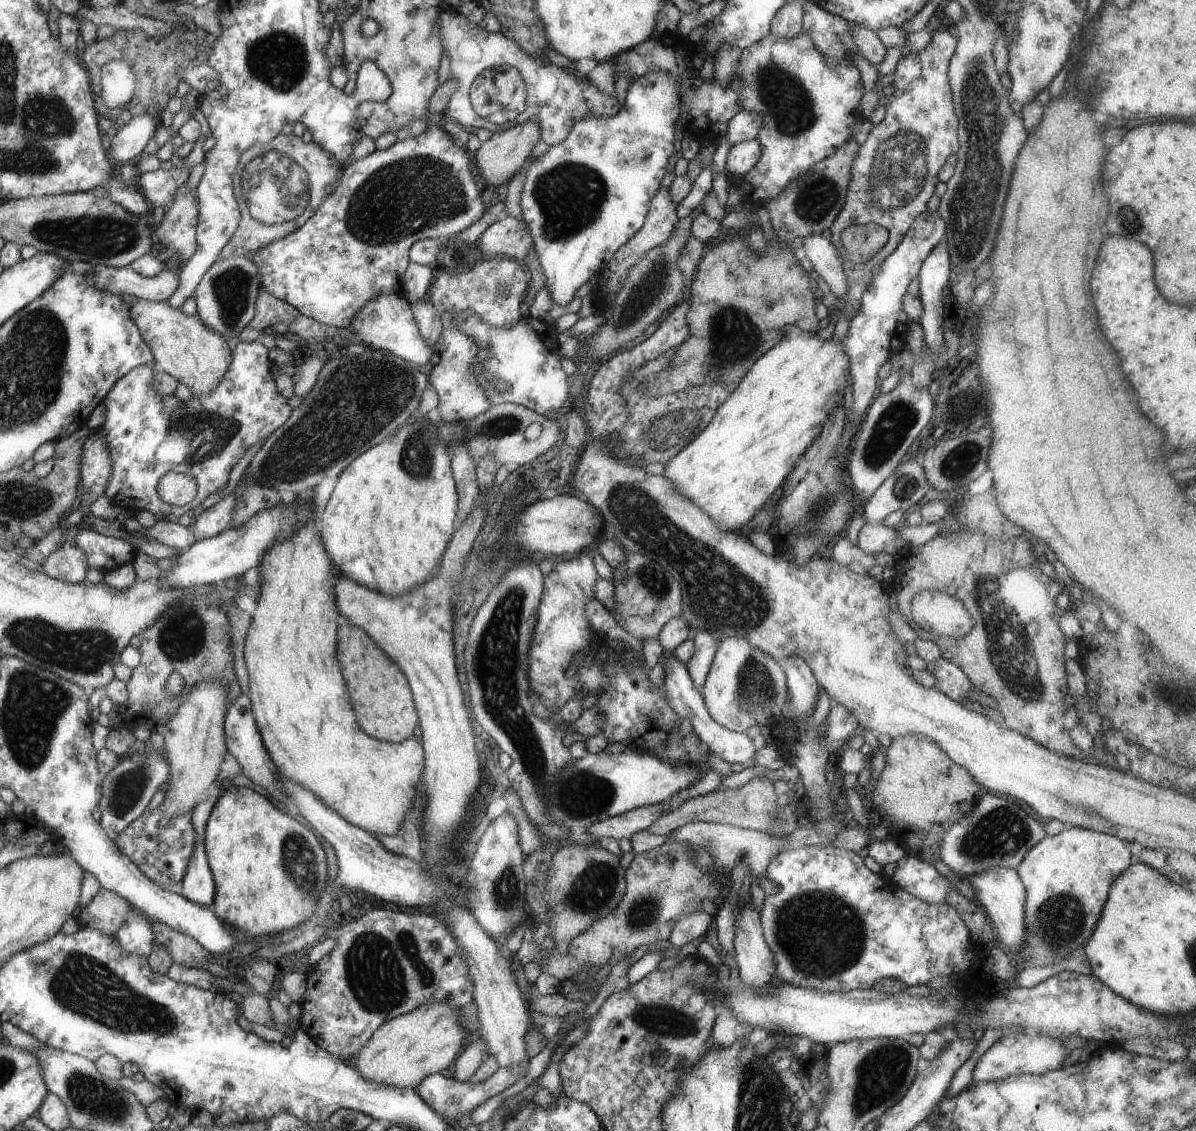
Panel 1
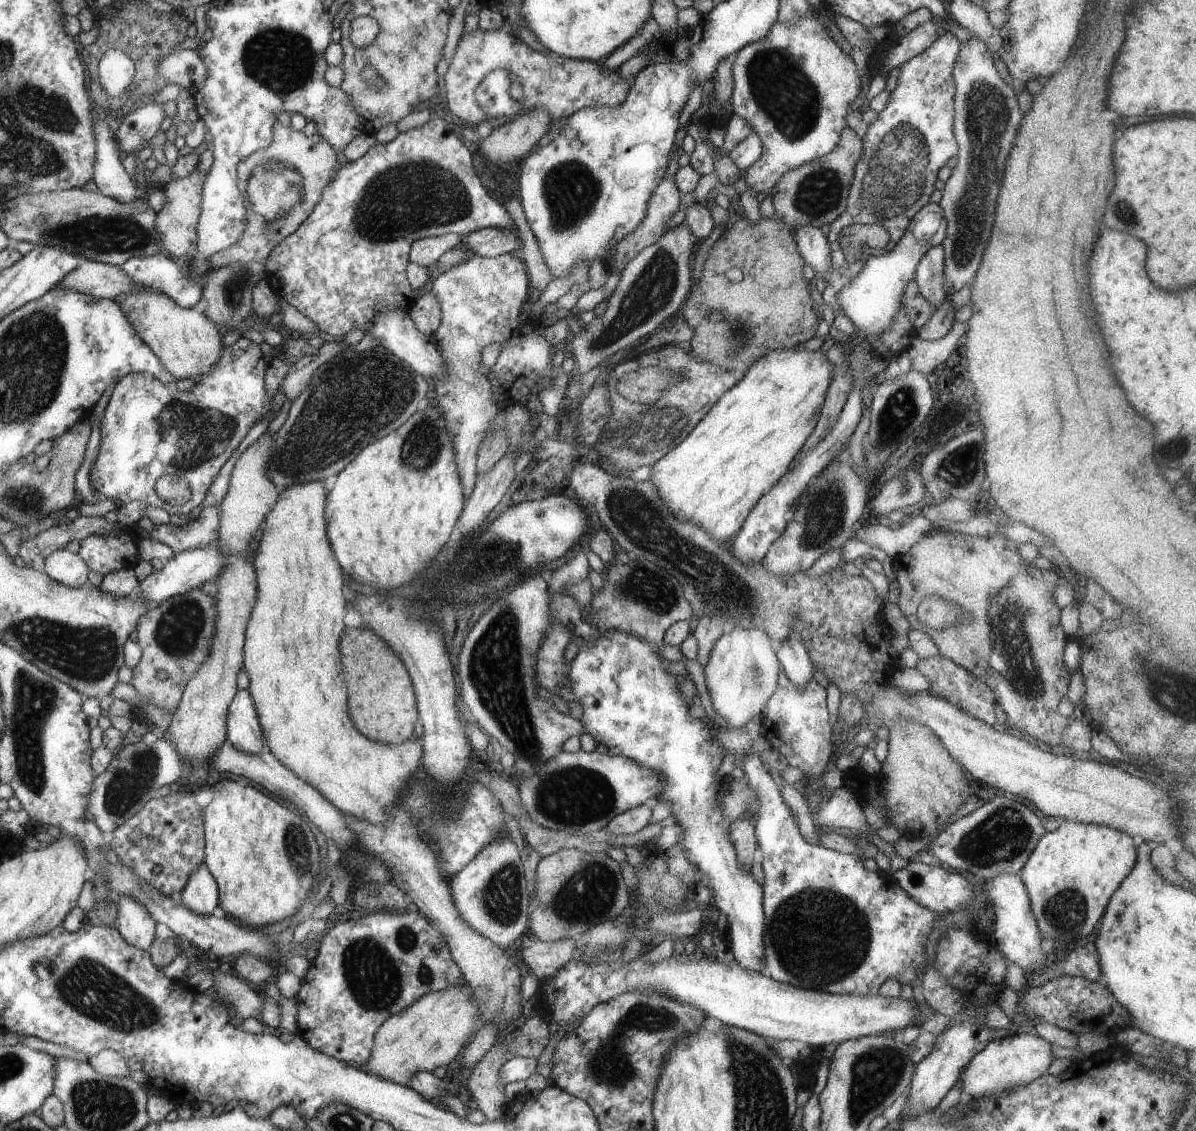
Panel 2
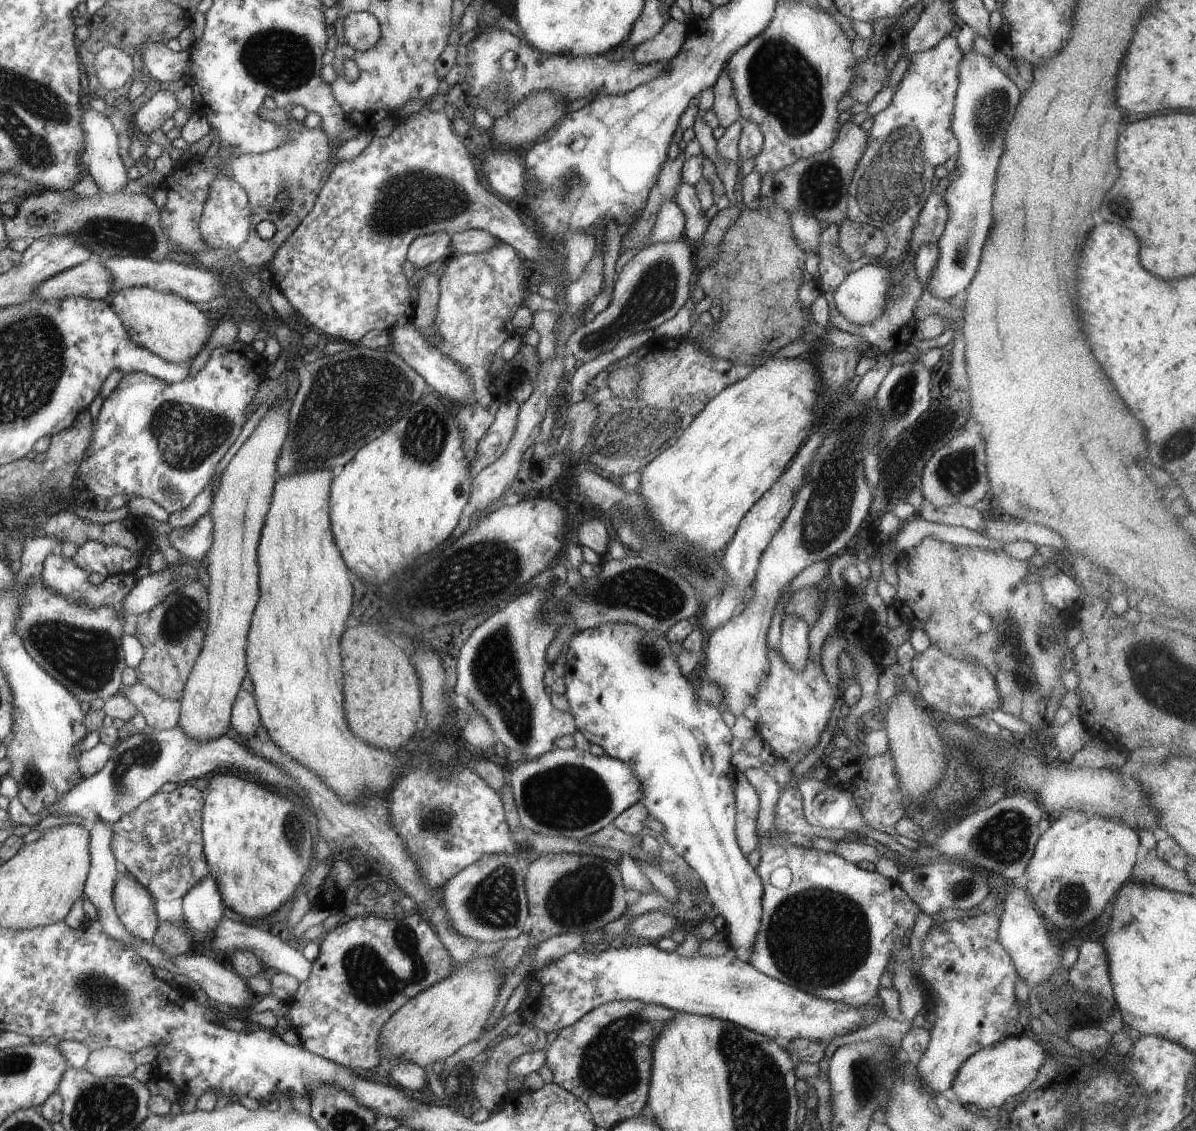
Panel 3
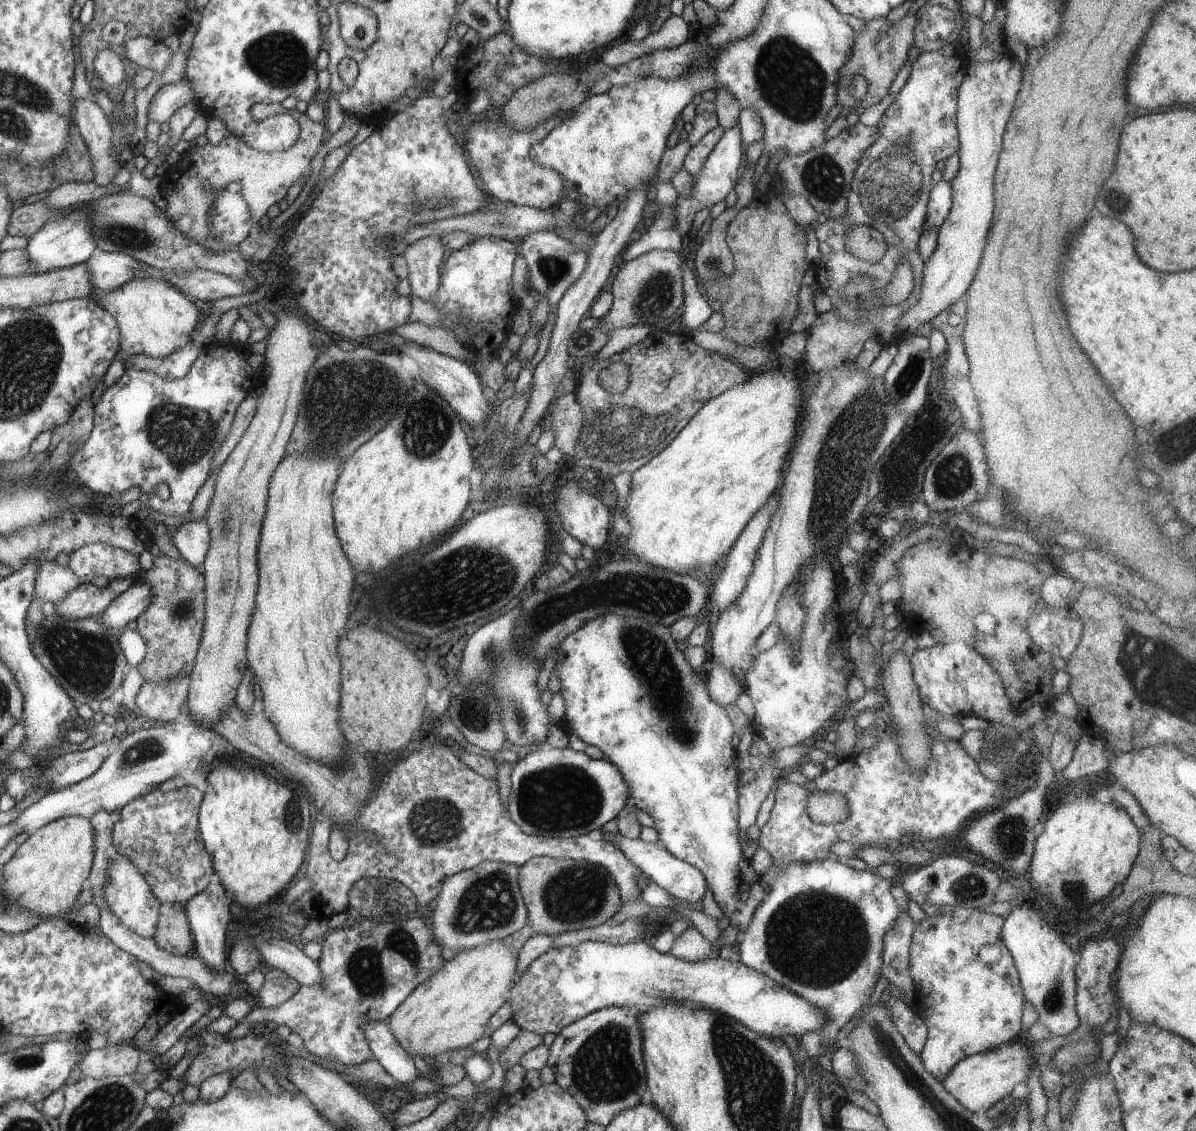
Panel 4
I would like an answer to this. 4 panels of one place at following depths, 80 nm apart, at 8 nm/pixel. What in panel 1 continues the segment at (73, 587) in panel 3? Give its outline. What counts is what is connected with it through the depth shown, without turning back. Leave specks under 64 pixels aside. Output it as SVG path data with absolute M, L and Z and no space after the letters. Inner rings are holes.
M65 545L52 552L42 564L43 574L68 583L86 582L89 570L87 555L77 545Z

